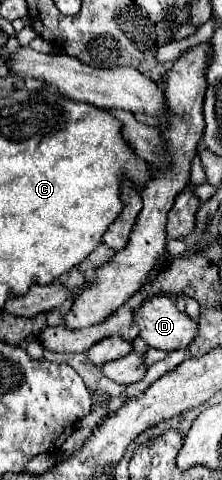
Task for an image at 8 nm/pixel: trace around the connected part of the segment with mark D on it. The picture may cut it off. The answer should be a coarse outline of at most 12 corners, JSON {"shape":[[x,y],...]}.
{"shape":[[169,295],[133,311],[139,337],[155,349],[185,349],[197,323]]}

